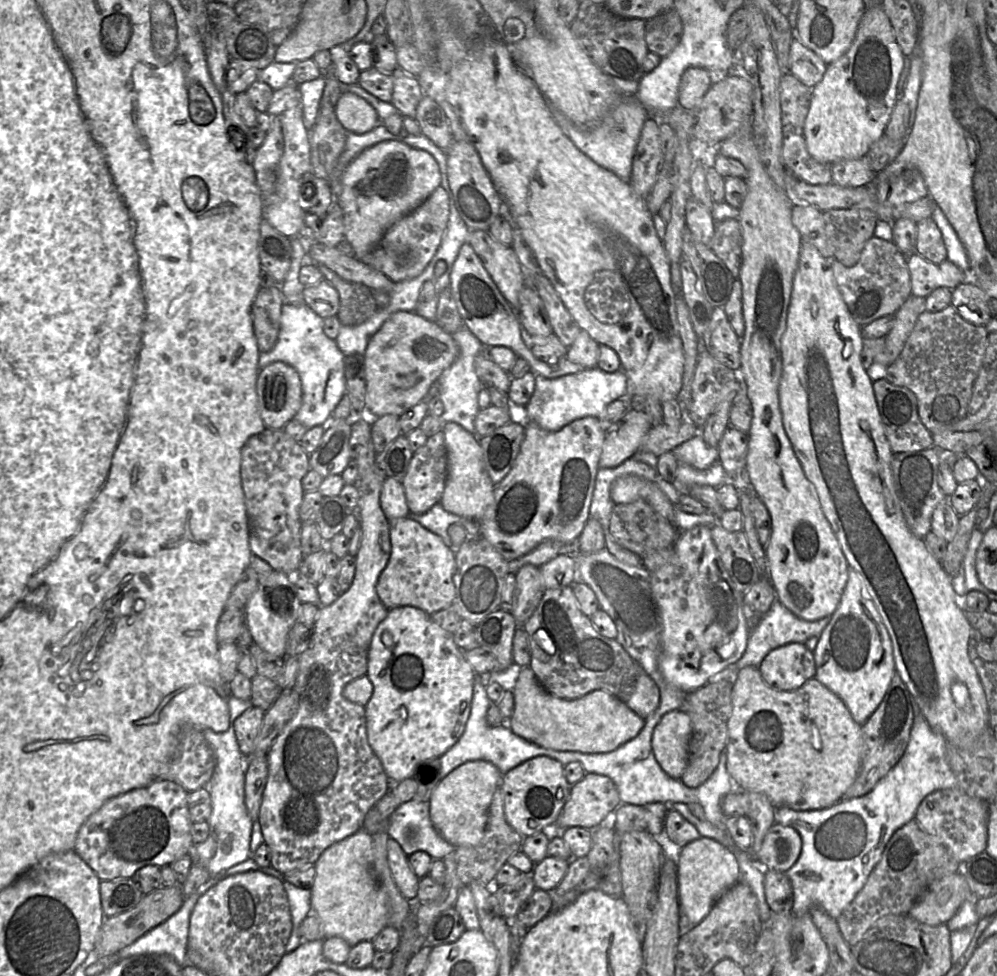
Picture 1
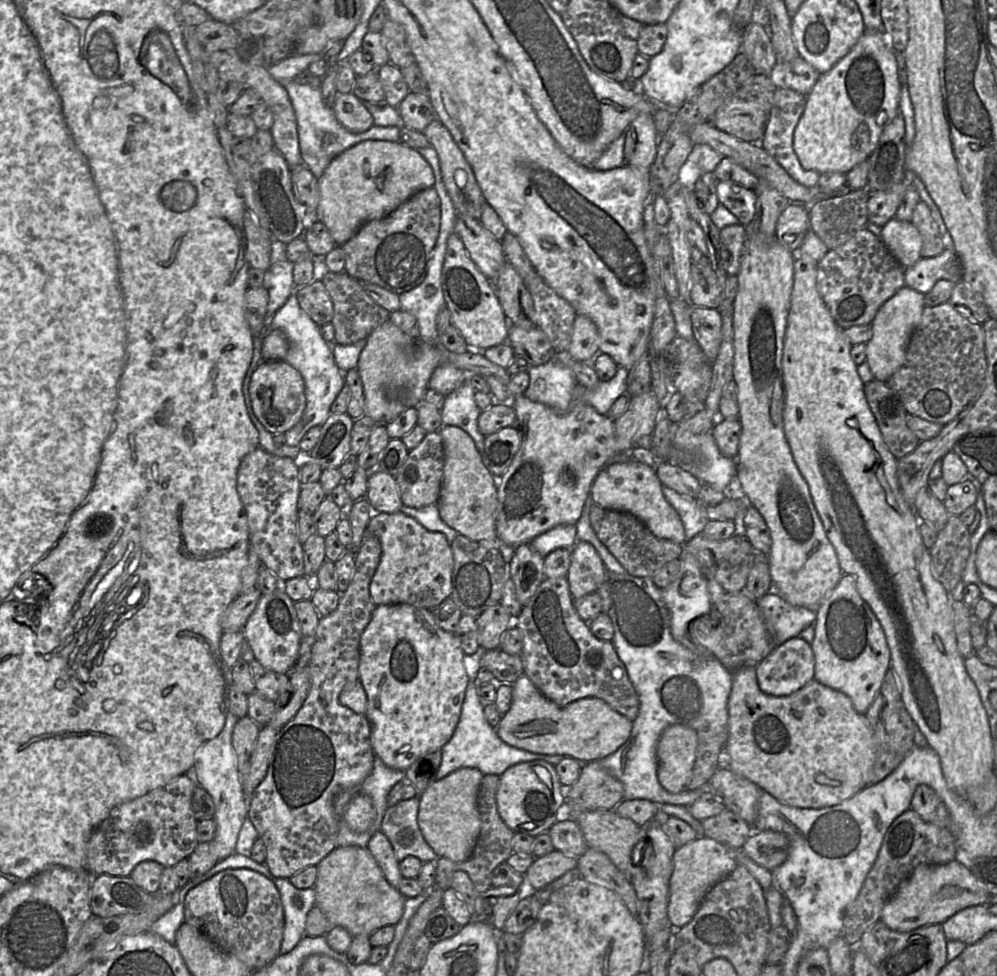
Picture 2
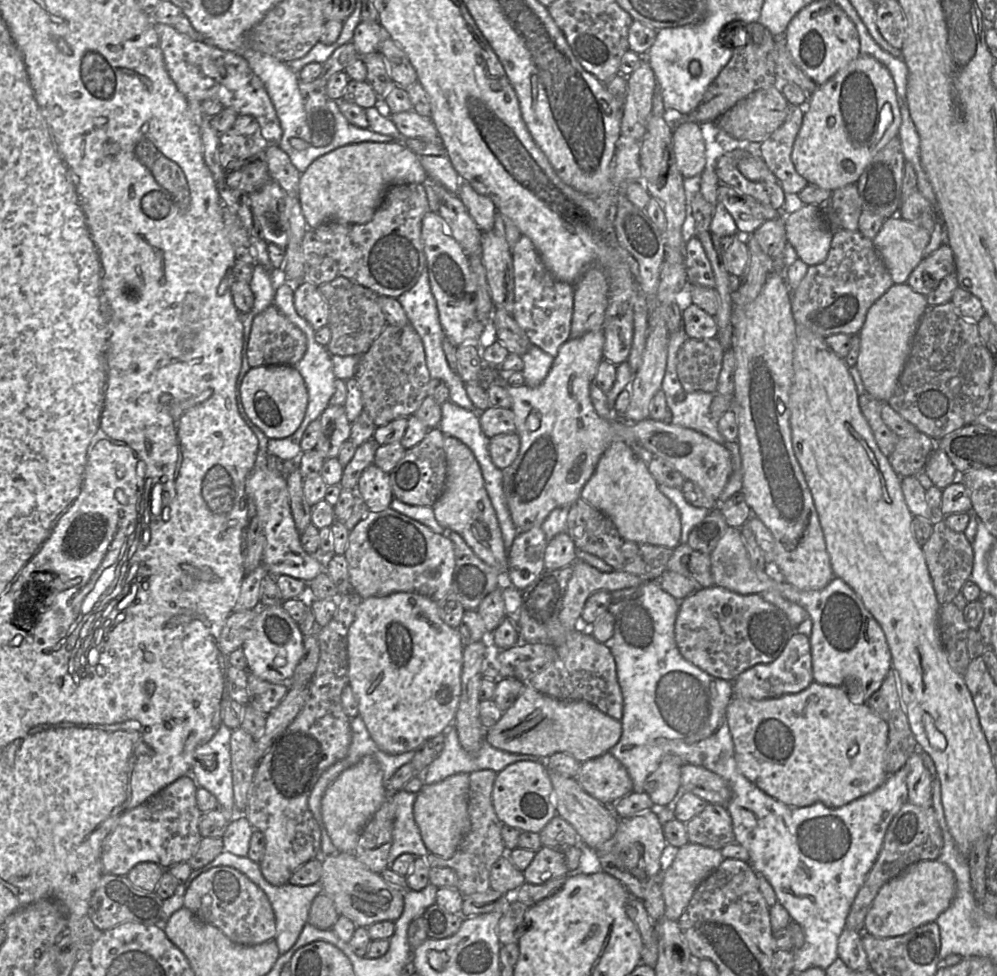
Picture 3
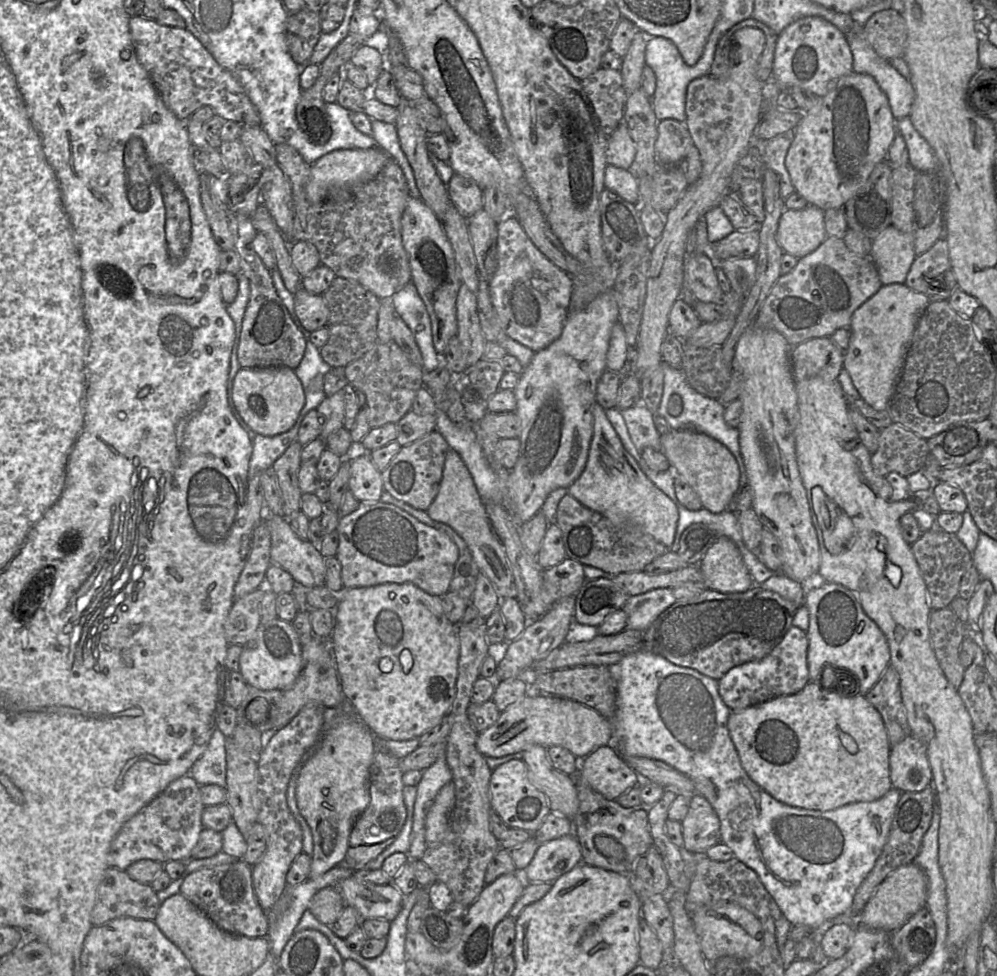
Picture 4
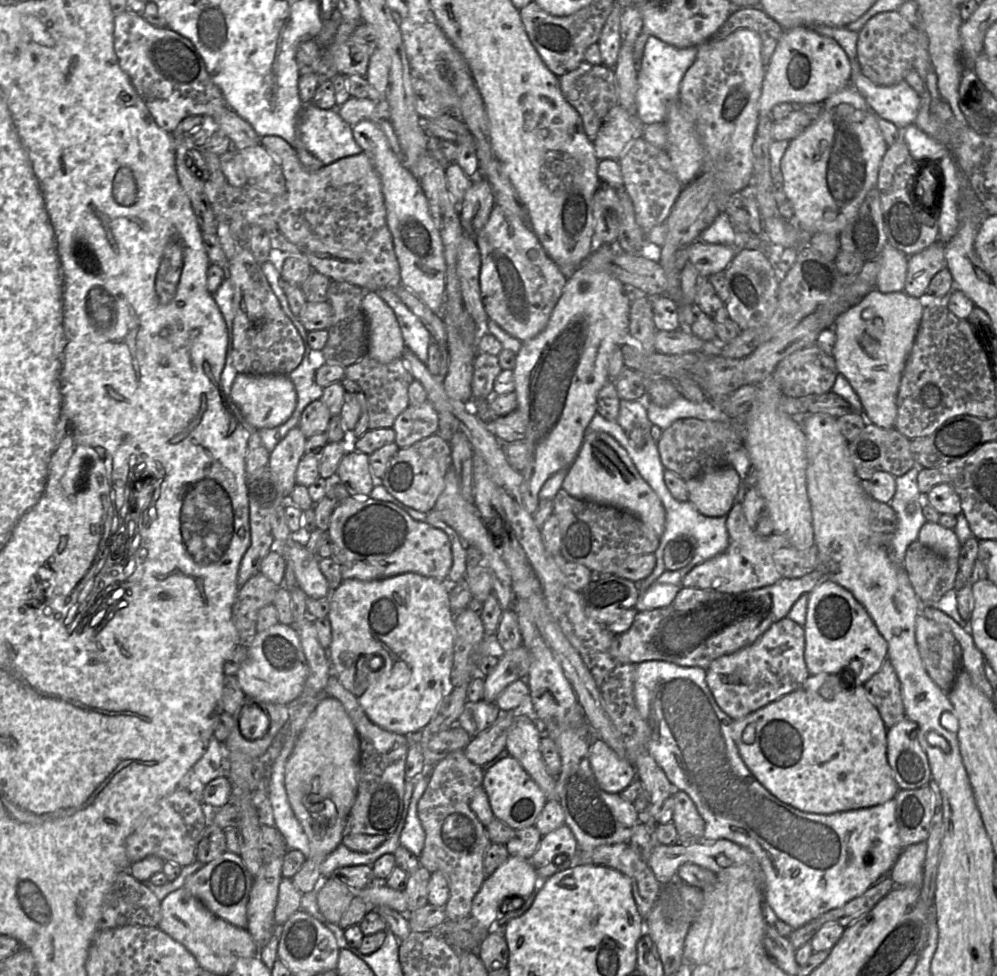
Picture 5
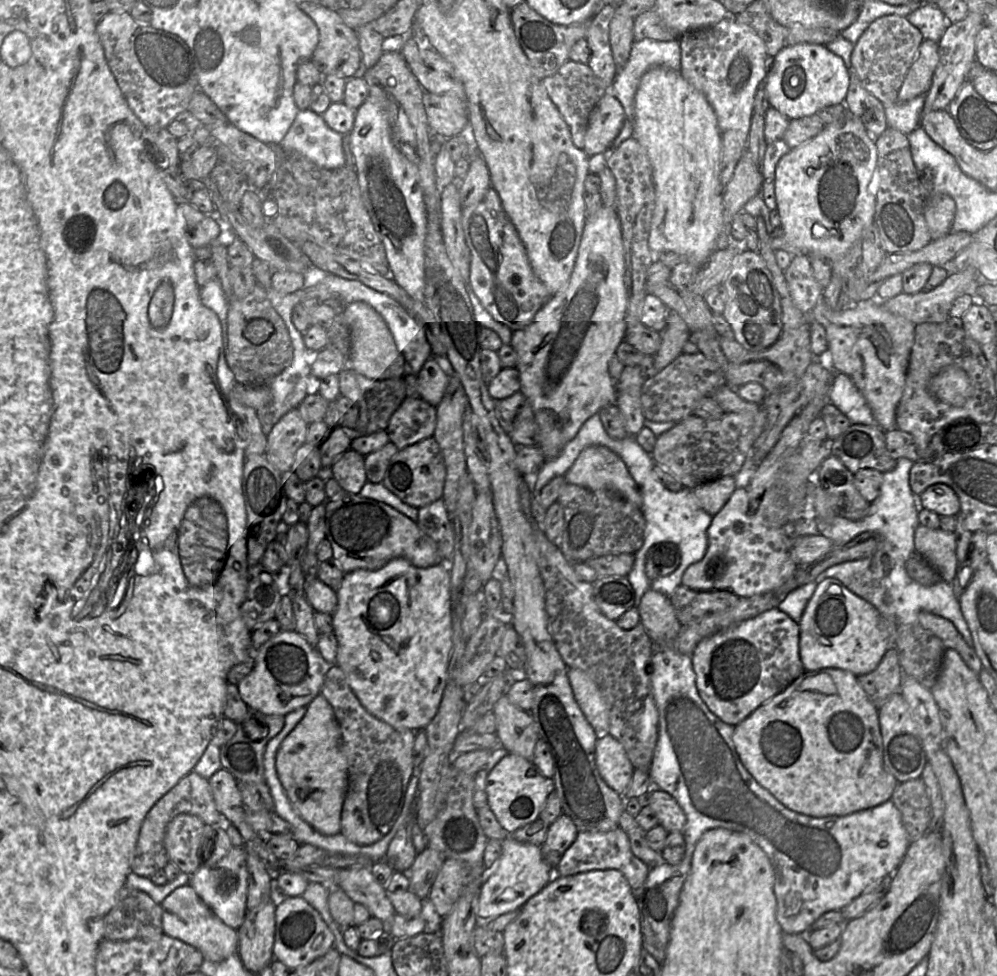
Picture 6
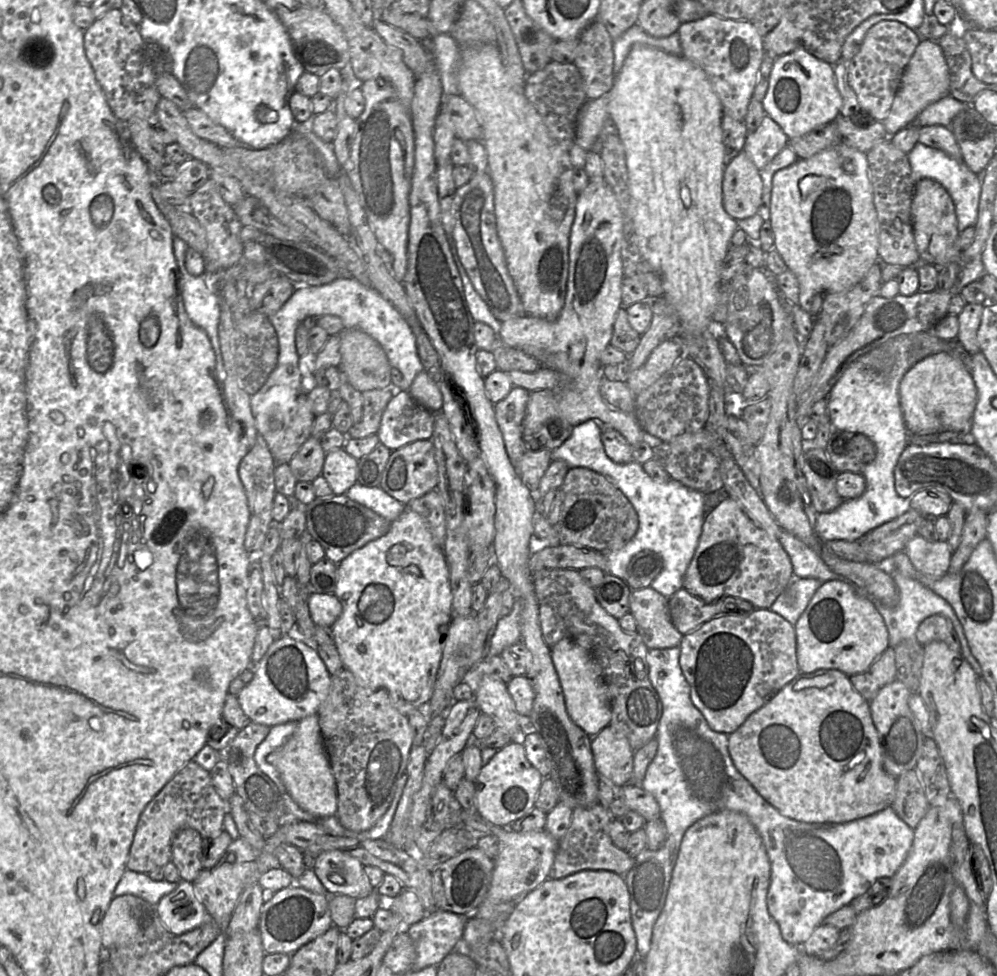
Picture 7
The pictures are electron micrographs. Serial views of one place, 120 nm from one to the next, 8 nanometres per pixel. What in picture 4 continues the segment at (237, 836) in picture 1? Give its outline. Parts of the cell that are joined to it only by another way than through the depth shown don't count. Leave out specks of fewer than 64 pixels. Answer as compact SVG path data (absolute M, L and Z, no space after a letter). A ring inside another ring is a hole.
M216 727L207 748L189 772L200 786L217 784L226 788L226 743L227 737Z

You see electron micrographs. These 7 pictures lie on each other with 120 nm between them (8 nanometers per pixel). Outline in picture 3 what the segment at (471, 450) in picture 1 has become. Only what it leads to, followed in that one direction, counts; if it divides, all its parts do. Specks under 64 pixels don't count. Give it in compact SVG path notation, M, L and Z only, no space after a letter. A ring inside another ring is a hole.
M445 436L444 449L447 463L446 483L441 496L432 506L435 519L443 528L458 533L482 561L502 573L503 583L507 583L508 551L485 489L480 465L472 451L457 438Z

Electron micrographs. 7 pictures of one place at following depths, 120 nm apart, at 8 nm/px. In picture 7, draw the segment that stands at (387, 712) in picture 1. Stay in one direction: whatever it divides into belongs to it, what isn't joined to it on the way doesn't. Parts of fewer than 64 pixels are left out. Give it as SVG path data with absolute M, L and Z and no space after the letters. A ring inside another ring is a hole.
M407 507L396 520L391 522L390 529L385 535L370 541L341 561L337 565L337 584L334 595L339 599L343 607L340 617L332 626L334 642L343 663L343 668L349 670L354 675L357 683L365 689L372 691L386 690L400 713L408 716L414 710L425 710L433 694L448 629L455 615L450 587L449 566L443 548L434 540L424 518Z

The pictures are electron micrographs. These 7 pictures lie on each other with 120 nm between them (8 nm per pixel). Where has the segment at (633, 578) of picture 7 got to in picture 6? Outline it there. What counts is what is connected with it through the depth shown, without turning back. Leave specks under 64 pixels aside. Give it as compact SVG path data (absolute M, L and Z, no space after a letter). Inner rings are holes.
M660 543L649 549L645 559L645 574L654 581L673 573L681 563L681 553L677 545Z

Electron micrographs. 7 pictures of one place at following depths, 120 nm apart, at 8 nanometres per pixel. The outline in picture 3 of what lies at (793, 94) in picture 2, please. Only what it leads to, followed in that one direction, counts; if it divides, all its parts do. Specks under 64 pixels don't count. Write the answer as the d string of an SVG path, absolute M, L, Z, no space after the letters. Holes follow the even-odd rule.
M790 105L785 122L761 142L761 156L780 181L785 194L798 194L809 183L795 169L791 154L805 106Z

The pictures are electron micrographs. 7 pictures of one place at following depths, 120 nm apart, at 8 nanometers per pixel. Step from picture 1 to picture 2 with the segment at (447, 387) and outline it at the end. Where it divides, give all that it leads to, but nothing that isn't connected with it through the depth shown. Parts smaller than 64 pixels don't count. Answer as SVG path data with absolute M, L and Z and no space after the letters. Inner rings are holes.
M465 381L453 392L445 396L441 409L442 426L456 426L464 430L474 441L475 446L482 455L484 453L484 439L478 429L478 417L481 410L474 400L474 387Z

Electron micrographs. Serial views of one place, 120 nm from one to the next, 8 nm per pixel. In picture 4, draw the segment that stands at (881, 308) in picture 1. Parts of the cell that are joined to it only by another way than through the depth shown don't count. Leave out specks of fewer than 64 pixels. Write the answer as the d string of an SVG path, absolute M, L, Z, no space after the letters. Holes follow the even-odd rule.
M827 237L815 251L800 258L790 273L779 277L753 325L776 330L791 347L813 338L830 337L836 330L848 328L853 313L882 286L870 256L853 253L844 239Z

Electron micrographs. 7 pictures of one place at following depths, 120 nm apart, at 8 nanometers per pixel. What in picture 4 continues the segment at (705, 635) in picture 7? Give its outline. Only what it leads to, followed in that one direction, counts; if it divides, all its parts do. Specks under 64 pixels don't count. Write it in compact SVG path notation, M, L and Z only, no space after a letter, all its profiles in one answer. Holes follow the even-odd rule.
M792 625L766 657L736 666L718 680L719 694L731 711L740 711L780 696L799 693L810 681L807 654L807 633Z

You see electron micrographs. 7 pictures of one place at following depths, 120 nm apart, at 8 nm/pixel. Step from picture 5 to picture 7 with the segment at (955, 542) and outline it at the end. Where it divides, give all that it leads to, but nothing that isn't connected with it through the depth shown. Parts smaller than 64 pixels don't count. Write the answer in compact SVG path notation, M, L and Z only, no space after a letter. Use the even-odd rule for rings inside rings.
M919 534L906 545L912 565L930 578L942 578L949 572L953 551L948 541L928 541Z

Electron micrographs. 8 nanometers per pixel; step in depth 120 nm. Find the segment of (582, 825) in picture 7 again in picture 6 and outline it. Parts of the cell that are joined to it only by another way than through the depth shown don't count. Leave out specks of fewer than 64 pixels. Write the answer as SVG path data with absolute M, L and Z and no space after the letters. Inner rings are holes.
M620 826L605 832L578 831L574 842L564 852L554 869L555 875L570 876L589 870L617 869L634 891L645 882L650 867L633 854L627 833Z

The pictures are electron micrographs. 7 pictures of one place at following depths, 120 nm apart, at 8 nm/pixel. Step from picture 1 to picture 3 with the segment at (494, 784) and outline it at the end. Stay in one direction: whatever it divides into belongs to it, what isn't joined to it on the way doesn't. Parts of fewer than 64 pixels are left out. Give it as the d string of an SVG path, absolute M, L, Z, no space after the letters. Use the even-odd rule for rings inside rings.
M457 773L431 785L423 784L417 793L413 813L422 840L428 851L443 859L451 858L464 836L470 830L468 796L470 779L468 773Z

